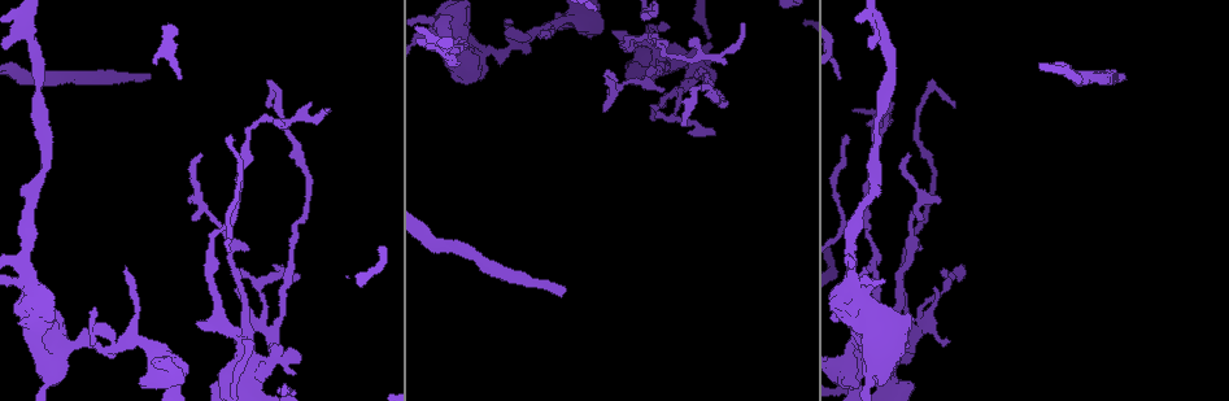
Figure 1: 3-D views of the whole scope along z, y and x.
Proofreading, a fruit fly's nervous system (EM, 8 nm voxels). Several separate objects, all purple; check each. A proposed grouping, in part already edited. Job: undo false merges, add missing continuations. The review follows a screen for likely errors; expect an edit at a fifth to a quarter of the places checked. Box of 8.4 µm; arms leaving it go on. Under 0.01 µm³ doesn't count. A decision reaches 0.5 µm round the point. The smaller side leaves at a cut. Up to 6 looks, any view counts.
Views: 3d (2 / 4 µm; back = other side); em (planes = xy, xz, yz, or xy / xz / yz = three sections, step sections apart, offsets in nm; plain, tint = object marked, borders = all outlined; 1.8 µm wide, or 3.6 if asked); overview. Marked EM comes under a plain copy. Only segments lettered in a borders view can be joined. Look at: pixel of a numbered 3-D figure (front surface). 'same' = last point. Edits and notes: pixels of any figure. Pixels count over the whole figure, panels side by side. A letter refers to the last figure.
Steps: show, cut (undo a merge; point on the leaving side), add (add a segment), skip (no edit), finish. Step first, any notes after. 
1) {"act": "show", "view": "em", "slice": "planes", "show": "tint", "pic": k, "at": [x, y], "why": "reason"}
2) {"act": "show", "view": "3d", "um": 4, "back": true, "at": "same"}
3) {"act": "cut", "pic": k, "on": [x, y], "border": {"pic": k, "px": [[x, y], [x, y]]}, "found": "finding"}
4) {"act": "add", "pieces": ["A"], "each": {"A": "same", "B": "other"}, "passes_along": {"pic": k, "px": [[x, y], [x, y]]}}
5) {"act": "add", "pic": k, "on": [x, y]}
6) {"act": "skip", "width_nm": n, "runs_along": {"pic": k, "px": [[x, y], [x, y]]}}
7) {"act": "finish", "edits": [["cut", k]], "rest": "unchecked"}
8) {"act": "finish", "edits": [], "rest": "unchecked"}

{"act": "show", "view": "em", "slice": "xz", "step": 4, "show": "tint", "pic": 1, "at": [33, 286], "why": "sudden change in width"}

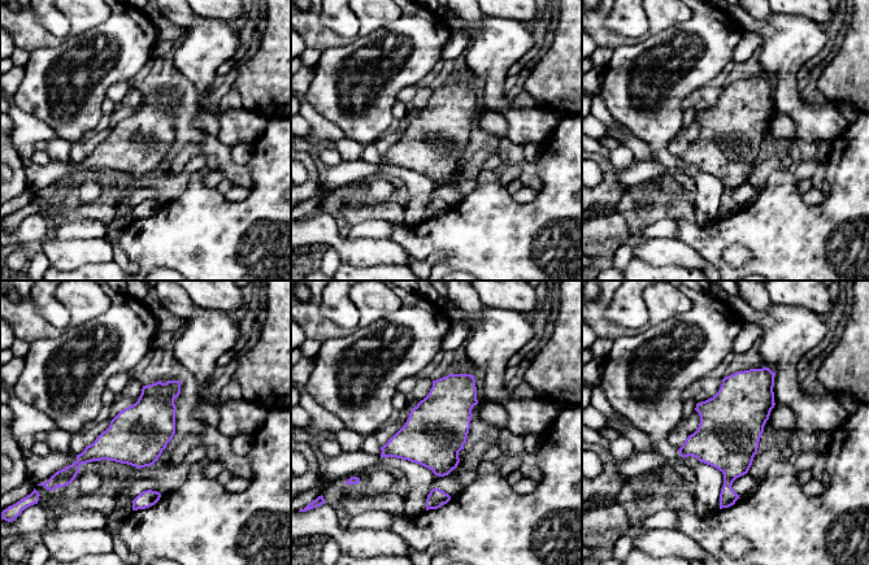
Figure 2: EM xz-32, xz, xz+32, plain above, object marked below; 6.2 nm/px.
{"act": "show", "view": "em", "slice": "planes", "show": "tint", "at": "same", "why": "another direction"}

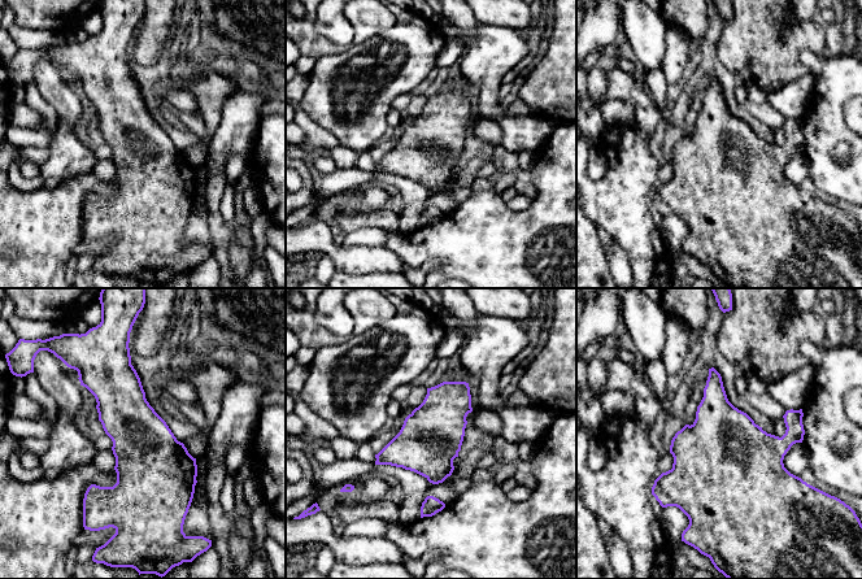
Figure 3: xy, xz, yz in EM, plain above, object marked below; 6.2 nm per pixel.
{"act": "show", "view": "em", "slice": "planes", "show": "borders", "at": "same"}

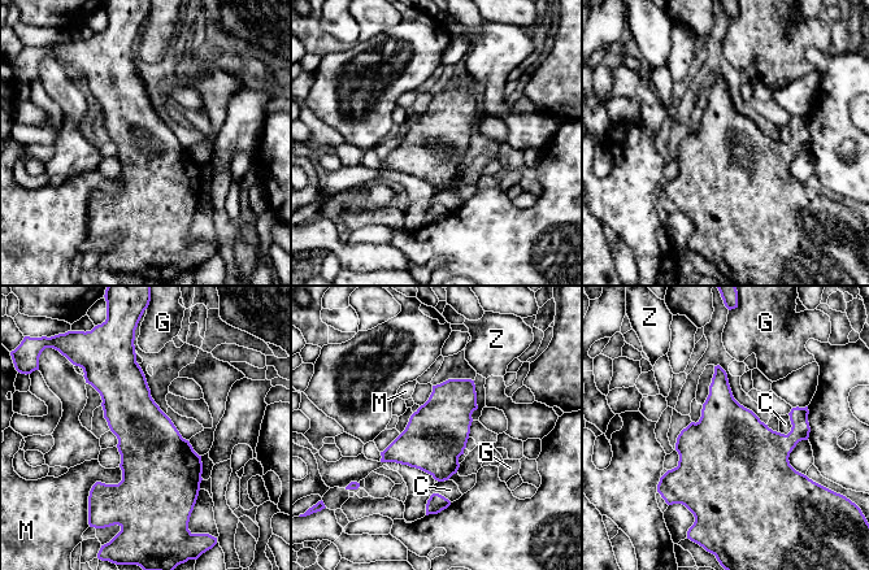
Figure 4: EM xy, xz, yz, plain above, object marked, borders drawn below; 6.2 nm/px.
{"act": "skip", "width_nm": 380, "longest_contact_nm": ["M", 300], "each": {"C": "other", "G": "other", "M": "other", "Z": "other"}, "found": "all the same cell"}

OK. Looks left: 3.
{"act": "show", "view": "3d", "um": 2, "pic": 1, "at": [686, 81], "why": "sudden change in width"}

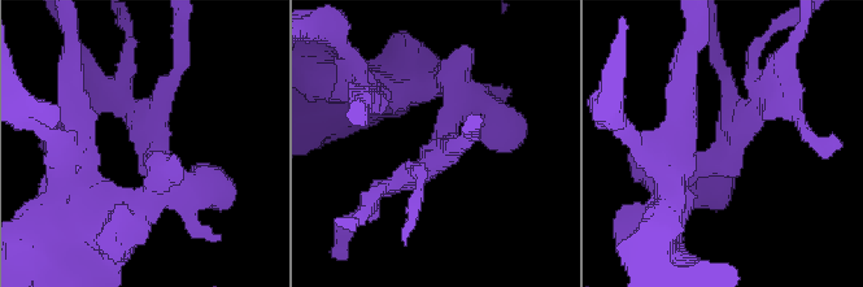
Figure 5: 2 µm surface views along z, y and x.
{"act": "show", "view": "em", "slice": "xy", "step": 8, "show": "tint", "pic": 5, "at": [442, 146], "why": "need the tissue"}

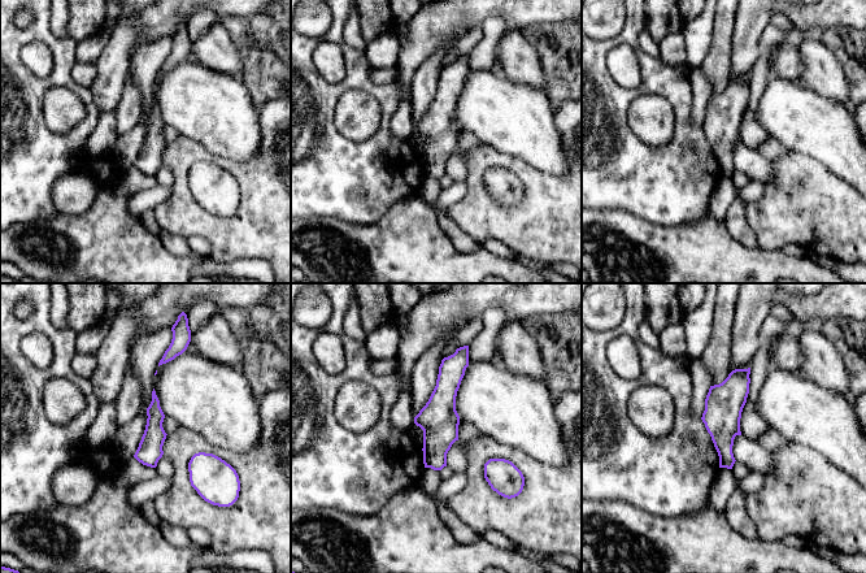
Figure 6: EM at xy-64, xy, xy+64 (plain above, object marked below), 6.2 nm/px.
{"act": "show", "view": "em", "slice": "planes", "show": "borders", "at": "same", "why": "another direction"}

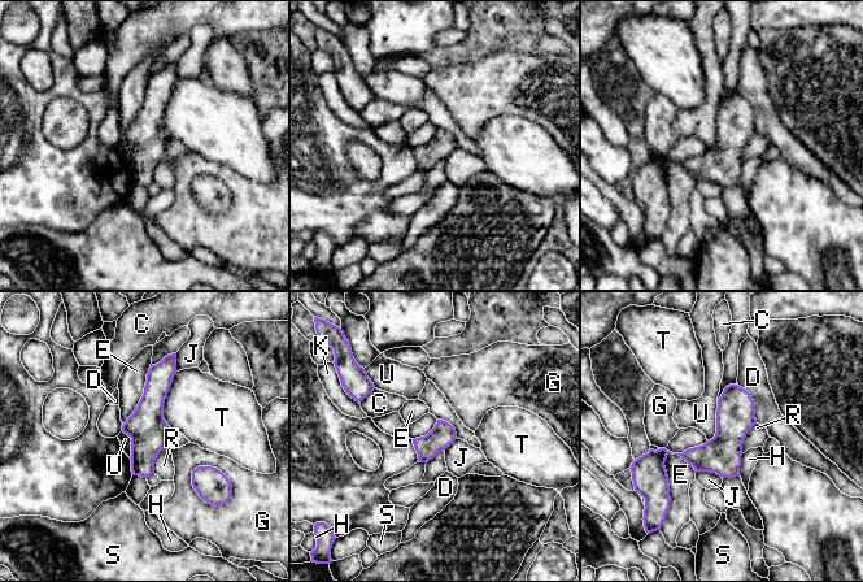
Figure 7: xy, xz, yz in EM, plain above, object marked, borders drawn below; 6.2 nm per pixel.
{"act": "skip", "width_nm": 150, "longest_contact_nm": ["T", 340], "each": {"C": "other", "D": "other", "E": "other", "G": "other", "H": "other", "J": "other", "K": "other", "R": "other", "S": "other", "T": "other", "U": "other"}, "found": "continuous, no second cell"}

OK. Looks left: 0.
{"act": "finish", "edits": [], "rest": "unchecked"}

